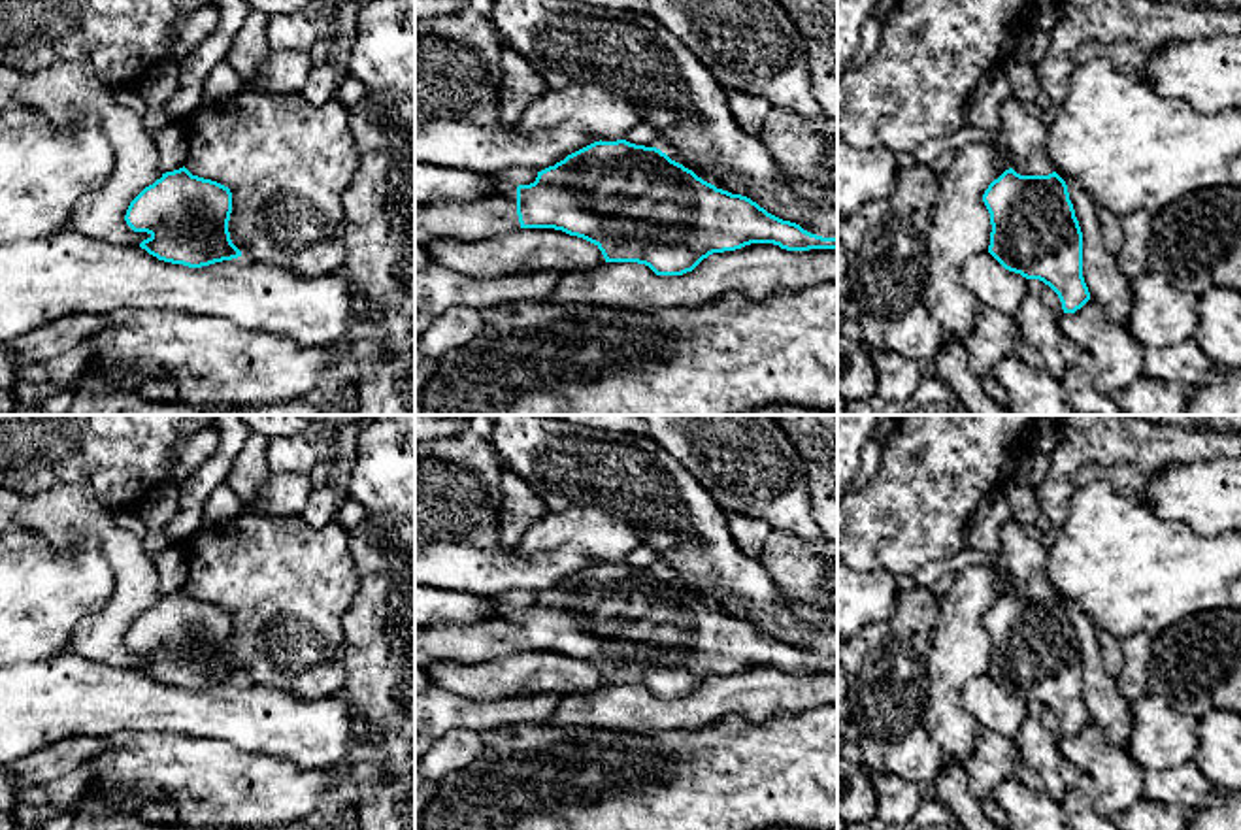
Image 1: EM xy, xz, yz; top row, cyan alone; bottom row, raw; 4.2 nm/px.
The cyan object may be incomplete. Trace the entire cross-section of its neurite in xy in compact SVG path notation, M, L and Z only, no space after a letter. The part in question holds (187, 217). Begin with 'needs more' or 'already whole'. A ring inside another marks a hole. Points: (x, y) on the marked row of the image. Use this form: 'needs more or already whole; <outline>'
already whole; M183 166L145 187L130 202L124 221L134 232L149 234L140 243L149 255L202 268L241 257L230 240L230 213L230 189Z

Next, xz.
needs more; M626 140L594 141L564 160L538 172L530 185L519 185L504 192L492 192L477 202L430 202L415 206L415 245L432 241L477 241L504 236L521 228L554 228L594 243L605 262L637 262L656 275L683 275L692 272L713 253L736 251L751 243L773 243L786 251L837 249L836 238L822 238L800 224L783 221L747 196L732 194L698 177L692 170L671 160L656 147L636 145Z

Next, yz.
already whole; M1013 168L983 194L990 213L988 253L1009 272L1039 279L1075 313L1090 292L1083 277L1083 232L1066 181L1056 174L1020 175Z

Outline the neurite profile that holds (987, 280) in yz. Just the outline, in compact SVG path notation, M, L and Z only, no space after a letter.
M988 251L966 260L962 281L977 304L1011 317L1018 313L1028 294L1028 279L1005 270Z

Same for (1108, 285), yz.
M1066 179L1066 185L1083 232L1083 277L1090 298L1111 321L1126 326L1133 306L1132 281L1118 268L1117 257L1101 243L1100 221L1090 196L1071 179Z

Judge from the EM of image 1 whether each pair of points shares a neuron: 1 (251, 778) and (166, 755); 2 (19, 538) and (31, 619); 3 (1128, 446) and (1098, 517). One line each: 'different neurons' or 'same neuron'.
1: same neuron
2: different neurons
3: different neurons

